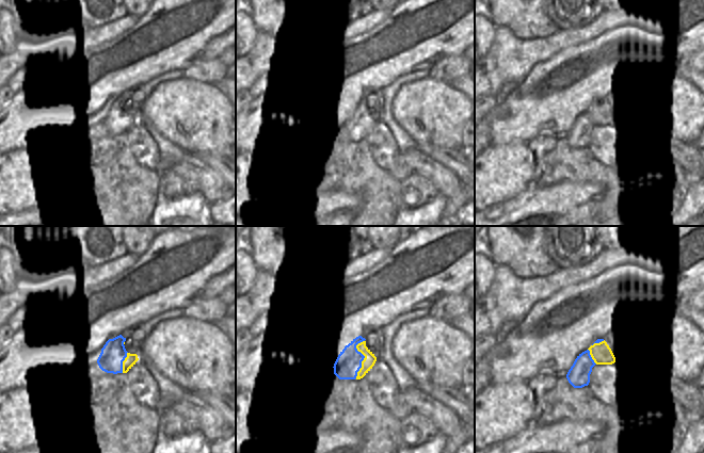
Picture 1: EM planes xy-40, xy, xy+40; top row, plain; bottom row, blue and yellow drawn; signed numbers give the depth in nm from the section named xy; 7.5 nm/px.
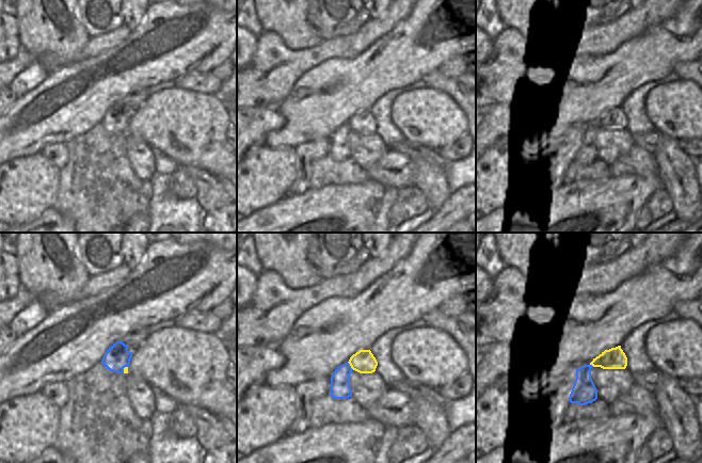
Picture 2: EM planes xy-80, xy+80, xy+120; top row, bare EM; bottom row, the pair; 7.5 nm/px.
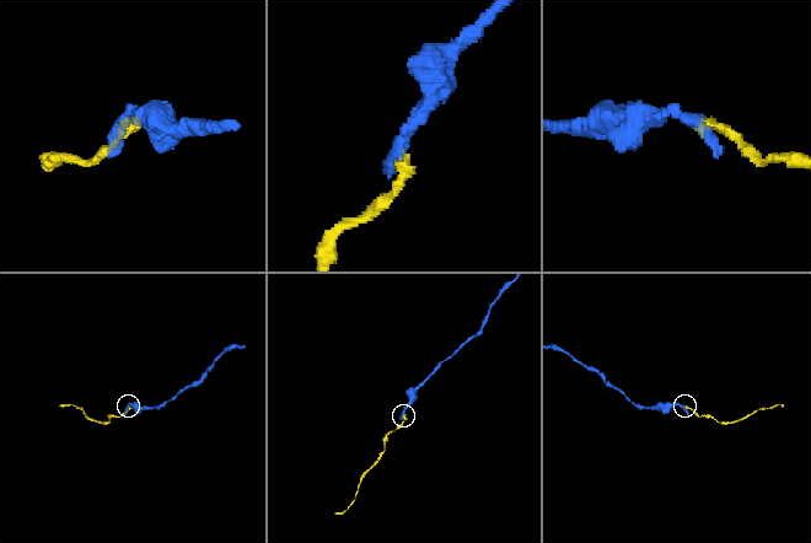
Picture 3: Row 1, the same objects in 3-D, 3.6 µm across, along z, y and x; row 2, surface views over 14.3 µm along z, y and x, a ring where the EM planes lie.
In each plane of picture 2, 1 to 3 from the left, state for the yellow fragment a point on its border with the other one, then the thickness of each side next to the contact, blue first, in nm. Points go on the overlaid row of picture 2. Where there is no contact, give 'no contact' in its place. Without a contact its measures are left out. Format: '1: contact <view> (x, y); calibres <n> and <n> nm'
1: contact xy-80 (123, 369); calibres 180 and 30 nm
2: contact xy+80 (350, 366); calibres 150 and 170 nm
3: contact xy+120 (591, 365); calibres 190 and 160 nm

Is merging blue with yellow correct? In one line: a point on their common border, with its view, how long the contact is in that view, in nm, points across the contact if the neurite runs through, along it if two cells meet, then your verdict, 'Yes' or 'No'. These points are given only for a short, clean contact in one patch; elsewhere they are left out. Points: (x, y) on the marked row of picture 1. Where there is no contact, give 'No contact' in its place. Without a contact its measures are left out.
Touches blue at xy (364, 357). Shared border 300 nm. No

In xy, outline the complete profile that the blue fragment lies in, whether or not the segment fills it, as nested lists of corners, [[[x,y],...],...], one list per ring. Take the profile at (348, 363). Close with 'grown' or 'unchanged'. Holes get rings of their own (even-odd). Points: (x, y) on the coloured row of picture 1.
[[[362,336],[353,339],[338,355],[334,363],[334,374],[339,379],[355,379],[362,368],[365,356],[357,351],[356,345],[366,339]]]; unchanged

